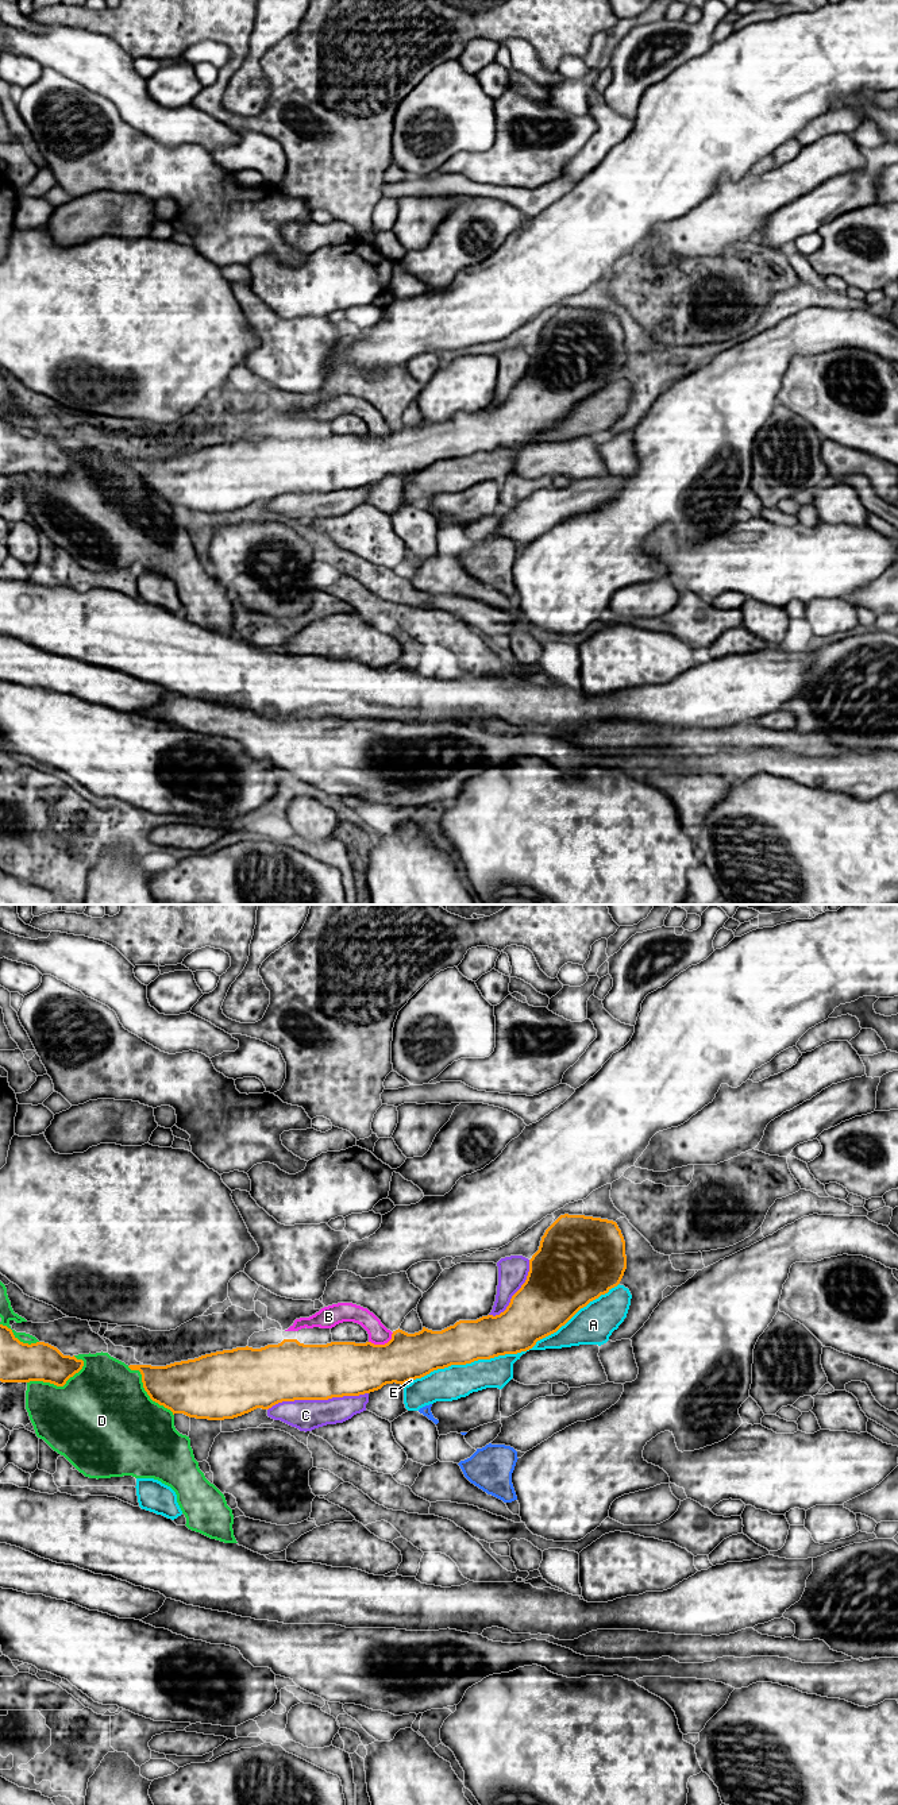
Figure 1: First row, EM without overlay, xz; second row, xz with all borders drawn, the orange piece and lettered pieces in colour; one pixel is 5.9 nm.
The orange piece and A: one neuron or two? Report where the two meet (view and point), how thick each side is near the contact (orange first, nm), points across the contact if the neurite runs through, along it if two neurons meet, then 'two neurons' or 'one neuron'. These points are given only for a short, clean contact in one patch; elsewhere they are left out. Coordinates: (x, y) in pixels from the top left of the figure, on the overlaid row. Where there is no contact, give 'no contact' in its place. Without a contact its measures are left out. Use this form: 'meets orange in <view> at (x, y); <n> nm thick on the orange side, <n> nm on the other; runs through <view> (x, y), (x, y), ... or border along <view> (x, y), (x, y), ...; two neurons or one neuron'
meets orange in xz at (516, 1353); 300 nm thick on the orange side, 180 nm on the other; one neuron

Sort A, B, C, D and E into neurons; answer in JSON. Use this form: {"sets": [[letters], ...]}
{"sets": [["A"], ["B", "E"], ["C", "D"]]}

